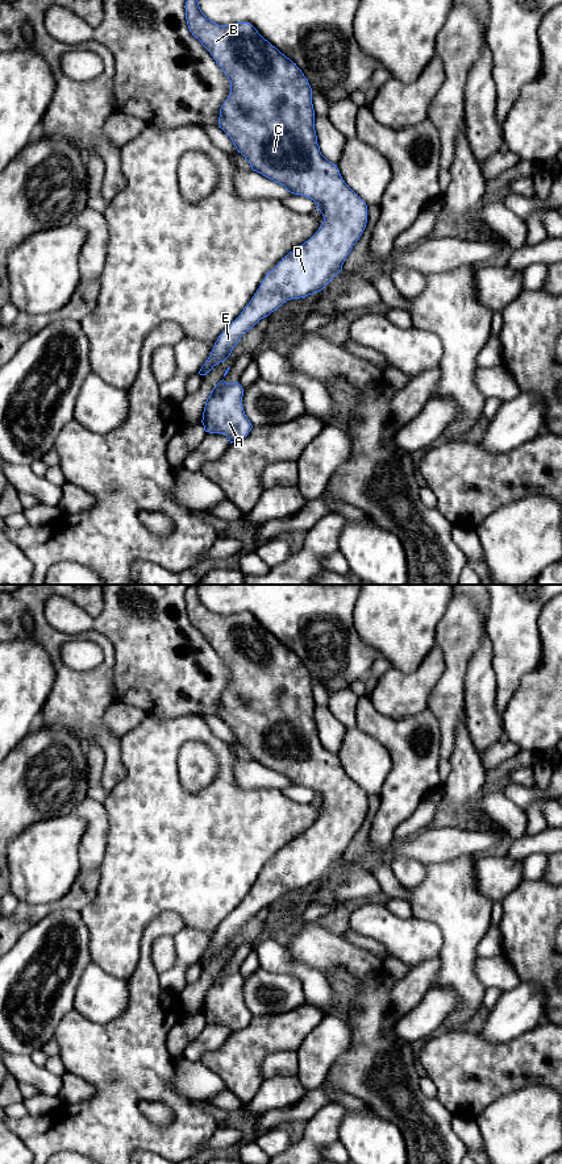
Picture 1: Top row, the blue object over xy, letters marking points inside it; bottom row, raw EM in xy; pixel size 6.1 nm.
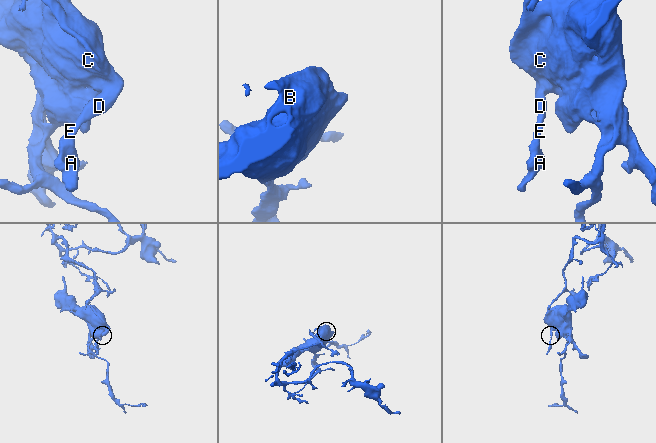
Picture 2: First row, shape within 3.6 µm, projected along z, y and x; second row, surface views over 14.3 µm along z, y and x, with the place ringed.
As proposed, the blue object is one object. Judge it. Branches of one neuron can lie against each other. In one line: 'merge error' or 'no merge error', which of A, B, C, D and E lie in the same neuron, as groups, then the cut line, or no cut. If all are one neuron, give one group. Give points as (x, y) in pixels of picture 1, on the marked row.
no merge error; A B C D E; no cut

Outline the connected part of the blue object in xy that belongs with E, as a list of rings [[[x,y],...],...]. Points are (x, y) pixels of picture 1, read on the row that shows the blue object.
[[[187,0],[184,8],[190,32],[211,53],[230,82],[229,96],[220,108],[220,128],[230,137],[238,153],[250,163],[253,171],[284,186],[291,194],[312,199],[324,216],[319,230],[303,245],[290,251],[266,274],[241,315],[218,336],[211,356],[199,371],[200,375],[205,375],[230,356],[240,338],[261,319],[267,317],[287,300],[305,298],[321,291],[342,270],[347,254],[366,228],[367,205],[345,183],[337,165],[333,165],[321,154],[315,130],[312,88],[296,63],[265,40],[250,22],[218,25],[201,12],[197,0]]]

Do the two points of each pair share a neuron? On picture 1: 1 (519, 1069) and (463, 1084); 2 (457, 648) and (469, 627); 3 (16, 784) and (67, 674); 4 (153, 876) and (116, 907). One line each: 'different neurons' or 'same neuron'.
1: same neuron
2: same neuron
3: different neurons
4: same neuron

